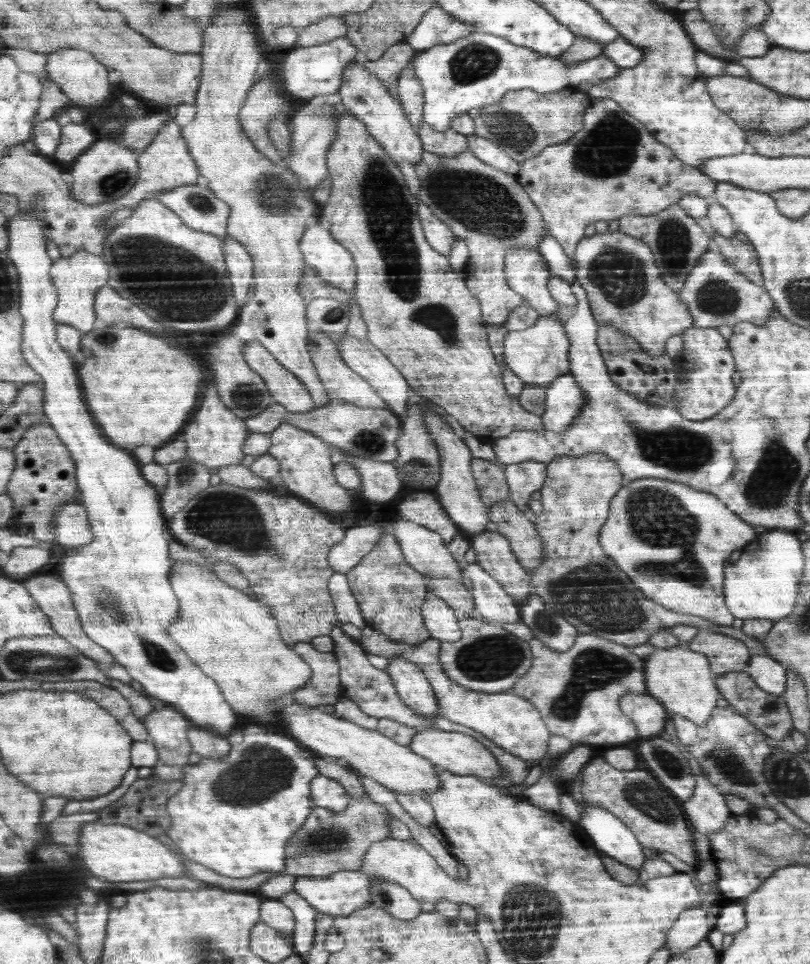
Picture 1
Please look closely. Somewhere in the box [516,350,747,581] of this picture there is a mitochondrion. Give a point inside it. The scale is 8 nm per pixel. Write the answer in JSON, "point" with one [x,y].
{"point":[678,448]}

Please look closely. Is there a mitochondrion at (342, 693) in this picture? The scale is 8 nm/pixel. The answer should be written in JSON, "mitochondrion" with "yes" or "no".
{"mitochondrion":"no"}

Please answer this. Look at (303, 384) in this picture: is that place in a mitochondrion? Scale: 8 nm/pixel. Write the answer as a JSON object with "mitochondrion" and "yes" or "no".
{"mitochondrion":"no"}

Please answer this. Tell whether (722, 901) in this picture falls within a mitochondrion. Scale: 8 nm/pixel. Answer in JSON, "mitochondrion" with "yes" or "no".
{"mitochondrion":"no"}

